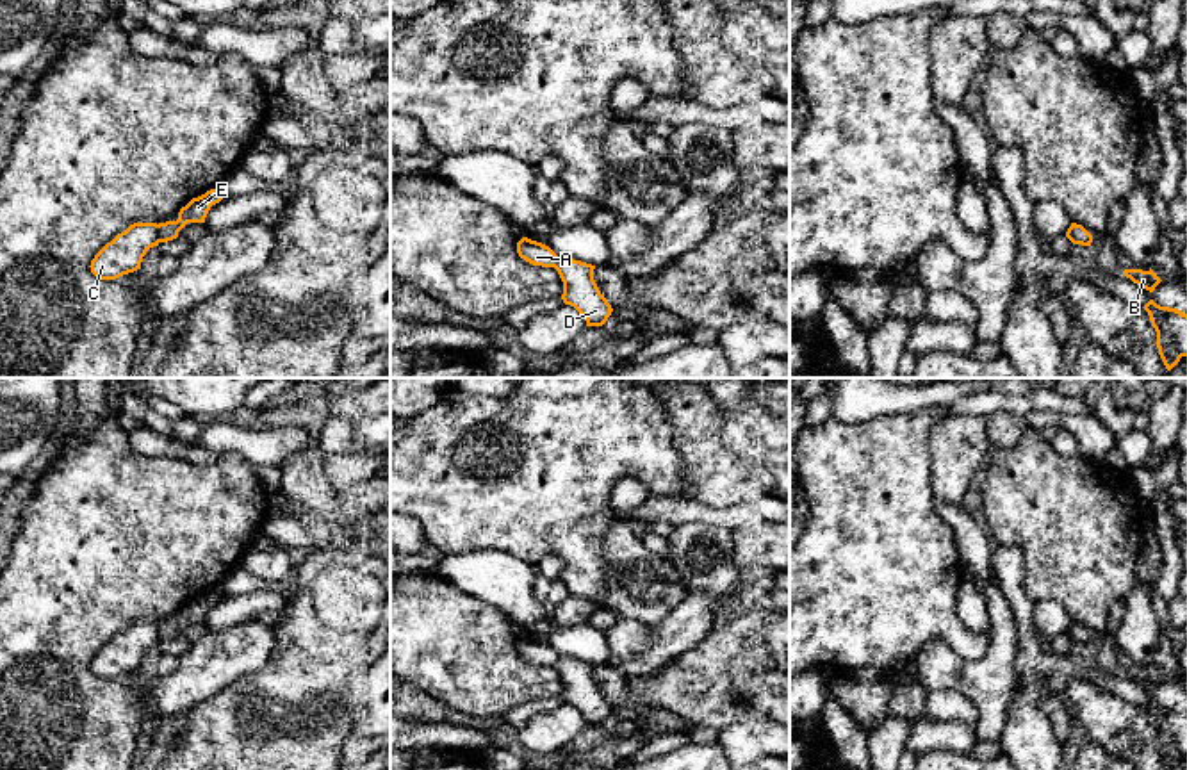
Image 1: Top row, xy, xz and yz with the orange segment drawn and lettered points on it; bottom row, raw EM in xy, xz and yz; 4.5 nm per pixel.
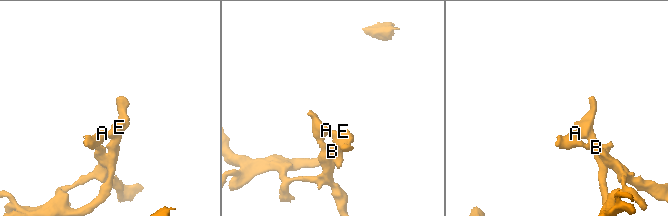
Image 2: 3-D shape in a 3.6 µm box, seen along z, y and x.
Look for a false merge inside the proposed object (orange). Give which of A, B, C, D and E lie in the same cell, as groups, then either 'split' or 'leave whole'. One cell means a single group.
A C / B D E; split

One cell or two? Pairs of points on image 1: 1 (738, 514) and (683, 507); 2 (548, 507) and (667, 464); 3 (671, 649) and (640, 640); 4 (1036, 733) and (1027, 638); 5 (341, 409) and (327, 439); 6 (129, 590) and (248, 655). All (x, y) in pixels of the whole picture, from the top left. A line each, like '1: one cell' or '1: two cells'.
1: one cell
2: one cell
3: two cells
4: one cell
5: two cells
6: two cells

